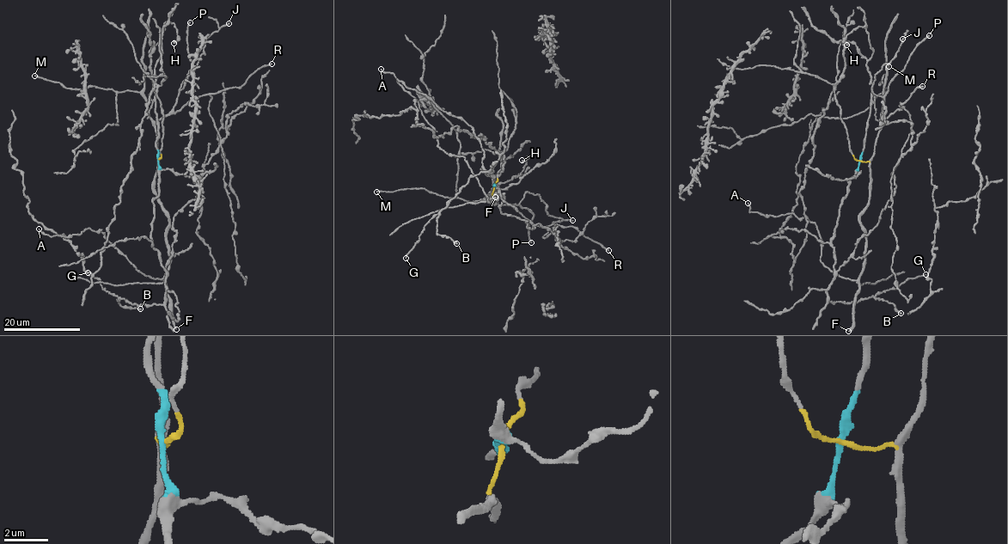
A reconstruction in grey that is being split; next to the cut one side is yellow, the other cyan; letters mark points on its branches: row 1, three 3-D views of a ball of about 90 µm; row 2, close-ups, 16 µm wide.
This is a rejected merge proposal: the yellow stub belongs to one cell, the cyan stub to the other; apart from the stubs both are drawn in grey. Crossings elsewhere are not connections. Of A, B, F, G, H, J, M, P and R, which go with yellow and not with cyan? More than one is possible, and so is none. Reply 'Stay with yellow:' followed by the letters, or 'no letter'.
Stay with yellow: A, F, J, M, P, R

